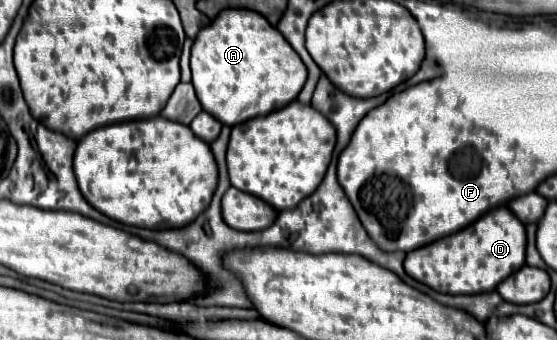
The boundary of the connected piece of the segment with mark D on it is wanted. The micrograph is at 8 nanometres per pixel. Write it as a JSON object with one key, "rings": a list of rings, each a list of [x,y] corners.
{"rings":[[[509,207],[487,211],[473,225],[447,235],[431,245],[409,251],[405,257],[405,271],[409,277],[429,285],[439,293],[471,295],[493,291],[505,277],[515,273],[525,263],[525,227],[511,213]]]}

